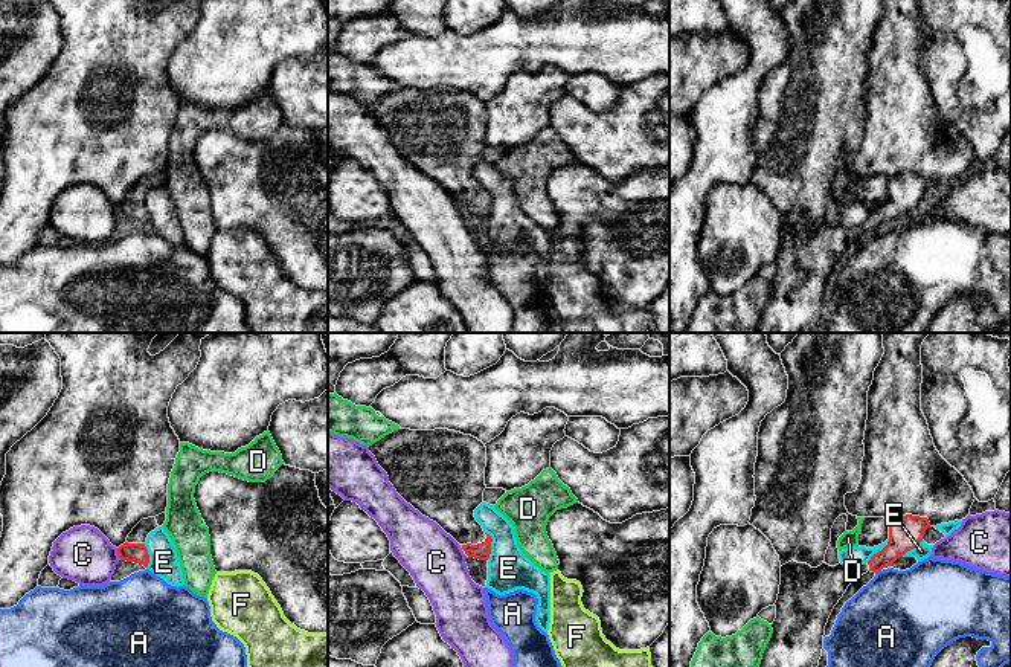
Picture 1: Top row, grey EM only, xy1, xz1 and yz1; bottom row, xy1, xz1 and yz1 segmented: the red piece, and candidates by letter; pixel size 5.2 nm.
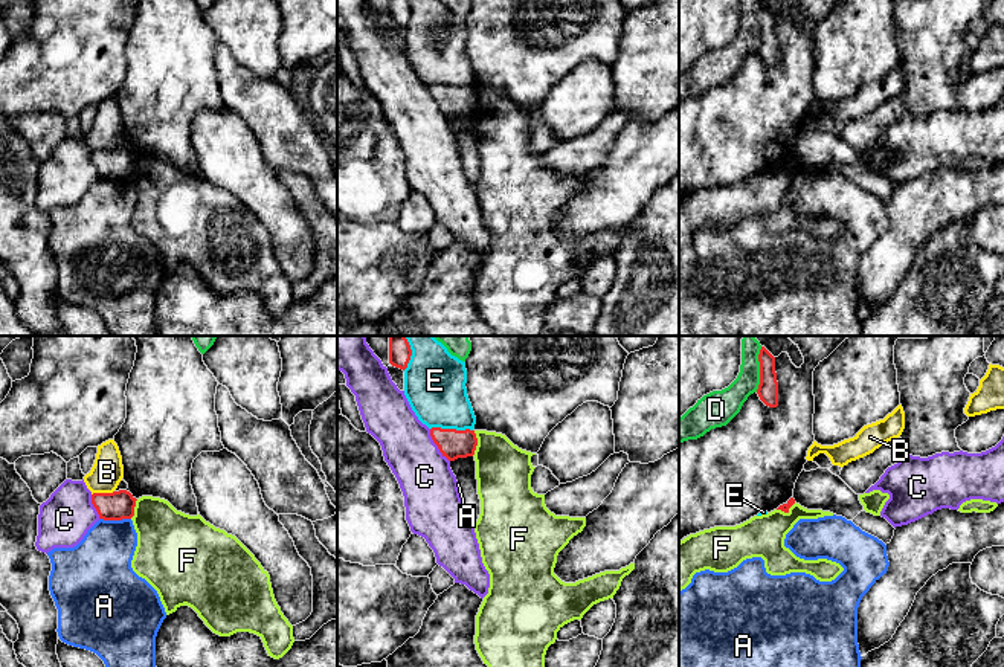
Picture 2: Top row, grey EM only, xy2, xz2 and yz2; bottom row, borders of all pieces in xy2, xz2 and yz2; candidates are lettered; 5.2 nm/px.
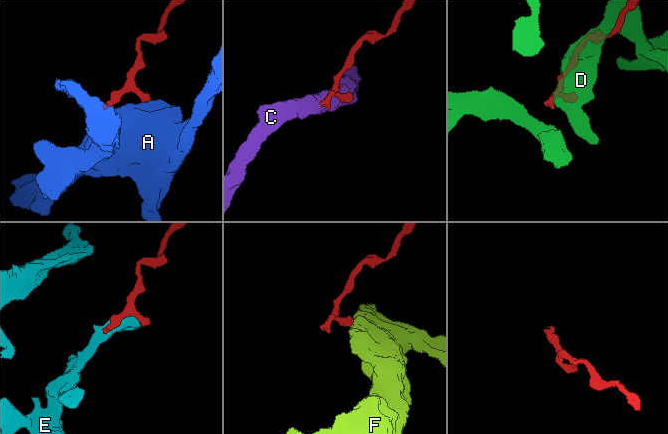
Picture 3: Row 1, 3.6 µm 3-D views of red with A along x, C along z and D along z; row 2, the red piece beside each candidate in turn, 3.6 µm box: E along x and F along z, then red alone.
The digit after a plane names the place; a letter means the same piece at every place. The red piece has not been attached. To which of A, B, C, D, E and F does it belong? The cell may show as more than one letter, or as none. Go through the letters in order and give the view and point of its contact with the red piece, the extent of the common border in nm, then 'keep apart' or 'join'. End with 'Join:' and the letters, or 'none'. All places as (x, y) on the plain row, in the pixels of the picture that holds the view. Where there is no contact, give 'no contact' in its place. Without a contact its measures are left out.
A: contact xy2 (115, 177); length 170 nm; keep apart
B: contact xy2 (102, 151); length 120 nm; keep apart
C: contact xz2 (437, 103); length 200 nm; keep apart
D: contact yz2 (760, 28); length 240 nm; keep apart
E: contact xz2 (452, 87); length 220 nm; keep apart
F: contact xz2 (476, 101); length 140 nm; keep apart
Join: none

